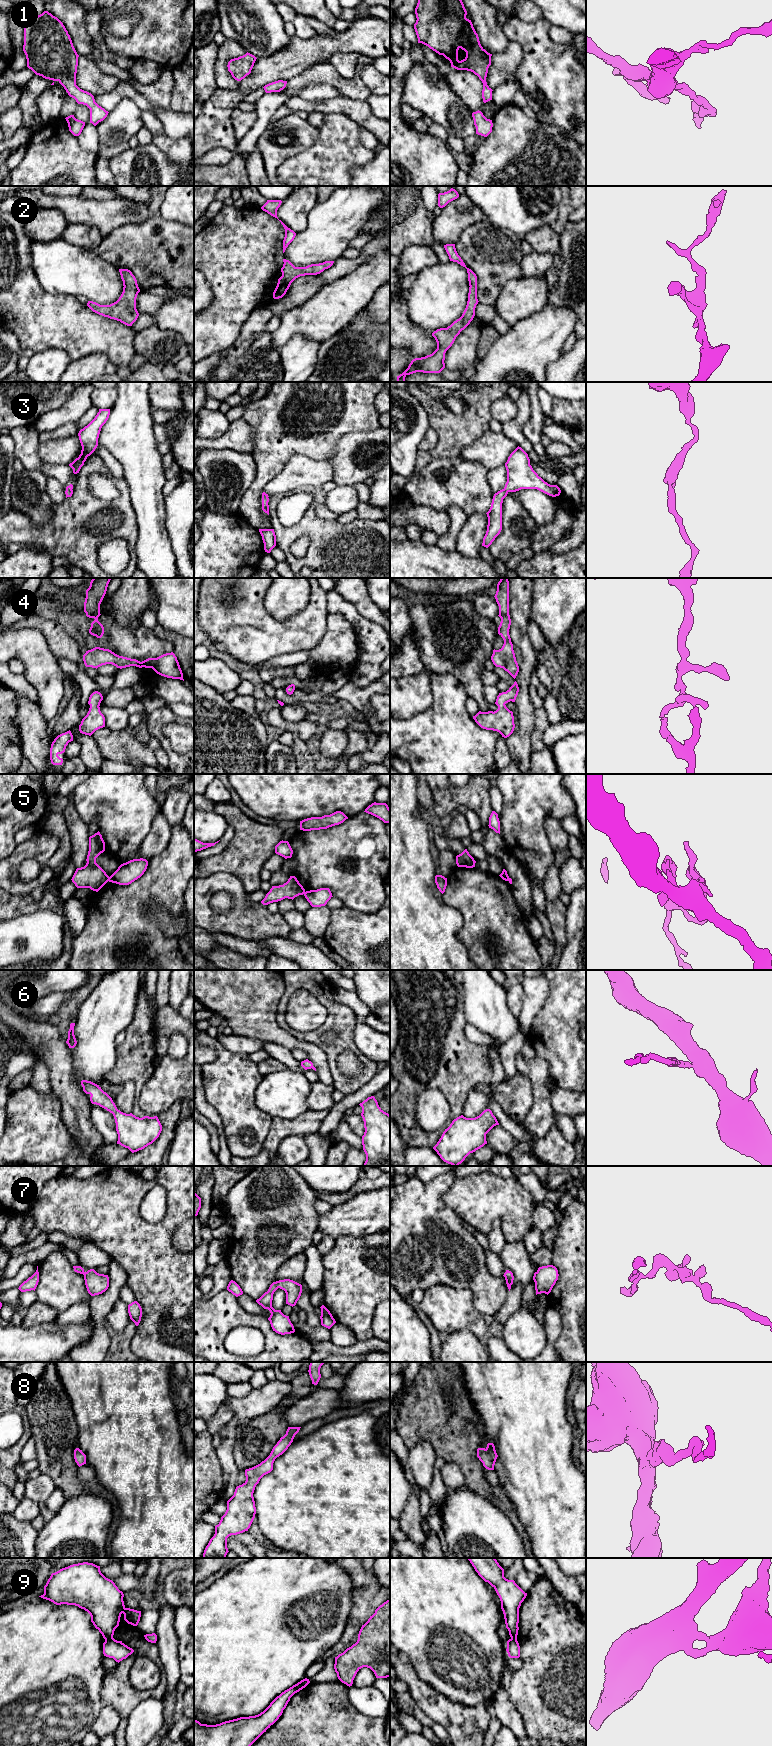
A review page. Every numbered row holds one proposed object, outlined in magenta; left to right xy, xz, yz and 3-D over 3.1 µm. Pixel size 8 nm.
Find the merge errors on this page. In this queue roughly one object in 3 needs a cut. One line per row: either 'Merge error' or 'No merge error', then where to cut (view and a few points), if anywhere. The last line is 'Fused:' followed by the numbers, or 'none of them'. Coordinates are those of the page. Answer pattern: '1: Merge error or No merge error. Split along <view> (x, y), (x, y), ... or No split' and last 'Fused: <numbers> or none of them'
1: No merge error. No split
2: No merge error. No split
3: No merge error. No split
4: No merge error. No split
5: Merge error. Split along xy (108, 877), (109, 880)
6: No merge error. No split
7: No merge error. No split
8: No merge error. No split
9: Merge error. Split along xy (112, 1637), (105, 1640)
Fused: 5, 9

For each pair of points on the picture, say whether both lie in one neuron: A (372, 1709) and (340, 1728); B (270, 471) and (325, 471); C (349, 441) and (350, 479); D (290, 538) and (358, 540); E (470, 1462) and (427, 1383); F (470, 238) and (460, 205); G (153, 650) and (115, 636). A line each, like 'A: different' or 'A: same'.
A: different
B: different
C: same
D: same
E: same
F: different
G: same

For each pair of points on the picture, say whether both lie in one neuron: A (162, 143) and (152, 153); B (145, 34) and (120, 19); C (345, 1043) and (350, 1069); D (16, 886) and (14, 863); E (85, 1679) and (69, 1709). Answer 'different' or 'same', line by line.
A: different
B: different
C: different
D: same
E: same

